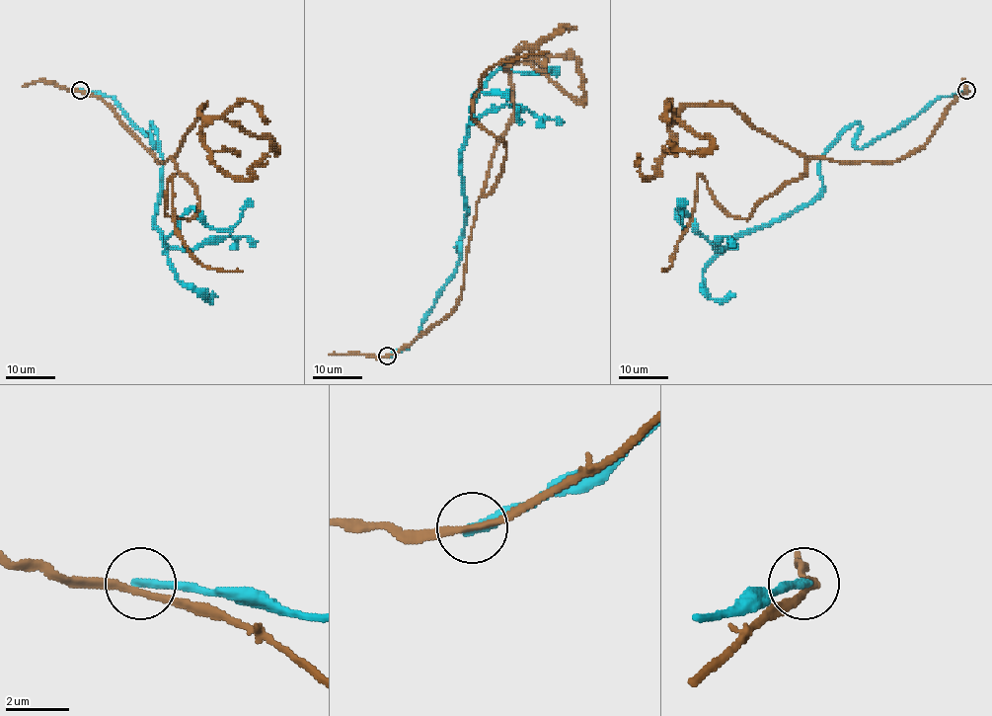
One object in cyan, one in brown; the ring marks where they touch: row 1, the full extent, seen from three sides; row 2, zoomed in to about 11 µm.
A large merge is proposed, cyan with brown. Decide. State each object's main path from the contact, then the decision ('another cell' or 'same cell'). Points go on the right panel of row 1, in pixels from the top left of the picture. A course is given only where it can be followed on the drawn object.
cyan via (966, 91), (860, 148), (853, 123), (823, 155), (814, 198), (724, 249), (680, 208), (683, 229), (688, 203) | brown via (966, 91), (922, 148), (891, 162), (810, 158), (748, 218), (698, 177), (692, 220), (662, 272) | another cell

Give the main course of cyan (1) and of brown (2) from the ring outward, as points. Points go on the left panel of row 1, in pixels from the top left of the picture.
1: (80, 91), (112, 96), (153, 148), (152, 123), (164, 251), (191, 208), (230, 229), (251, 203)
2: (79, 91), (158, 162), (172, 158), (199, 196), (191, 218), (172, 218), (168, 183), (187, 249), (243, 272)

